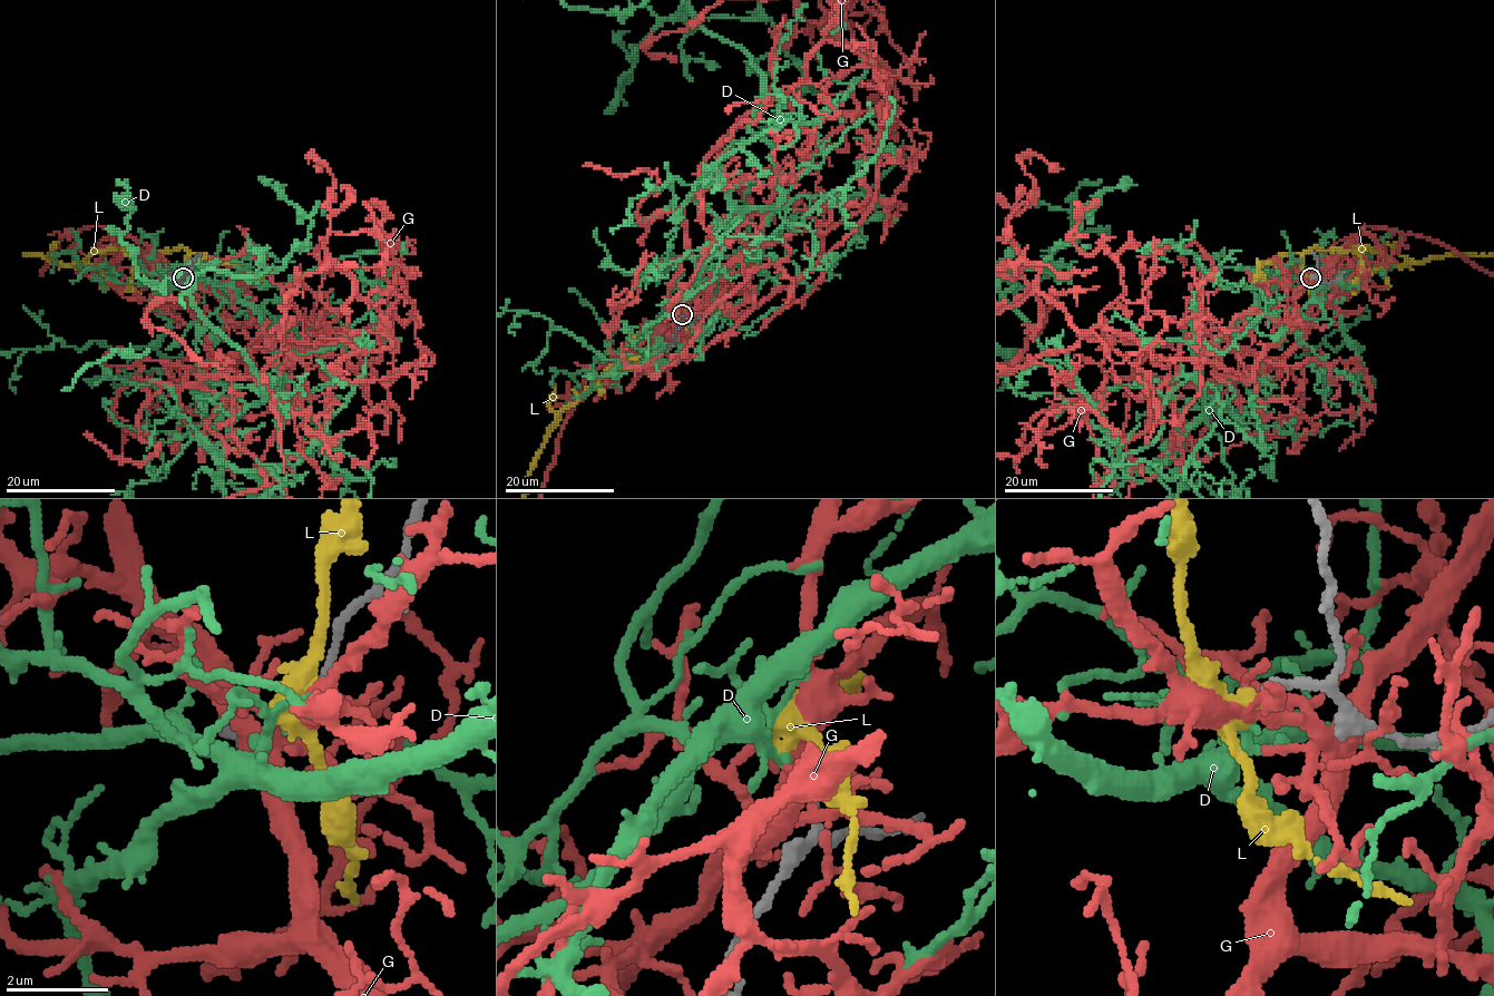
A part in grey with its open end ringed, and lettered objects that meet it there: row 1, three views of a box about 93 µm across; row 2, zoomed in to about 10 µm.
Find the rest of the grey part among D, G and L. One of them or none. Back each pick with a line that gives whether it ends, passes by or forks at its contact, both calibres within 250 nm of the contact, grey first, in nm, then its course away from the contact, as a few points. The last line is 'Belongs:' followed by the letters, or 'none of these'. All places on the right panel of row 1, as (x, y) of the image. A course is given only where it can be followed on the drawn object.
D: it passes by; calibres 220 and 130 nm
Belongs: D

